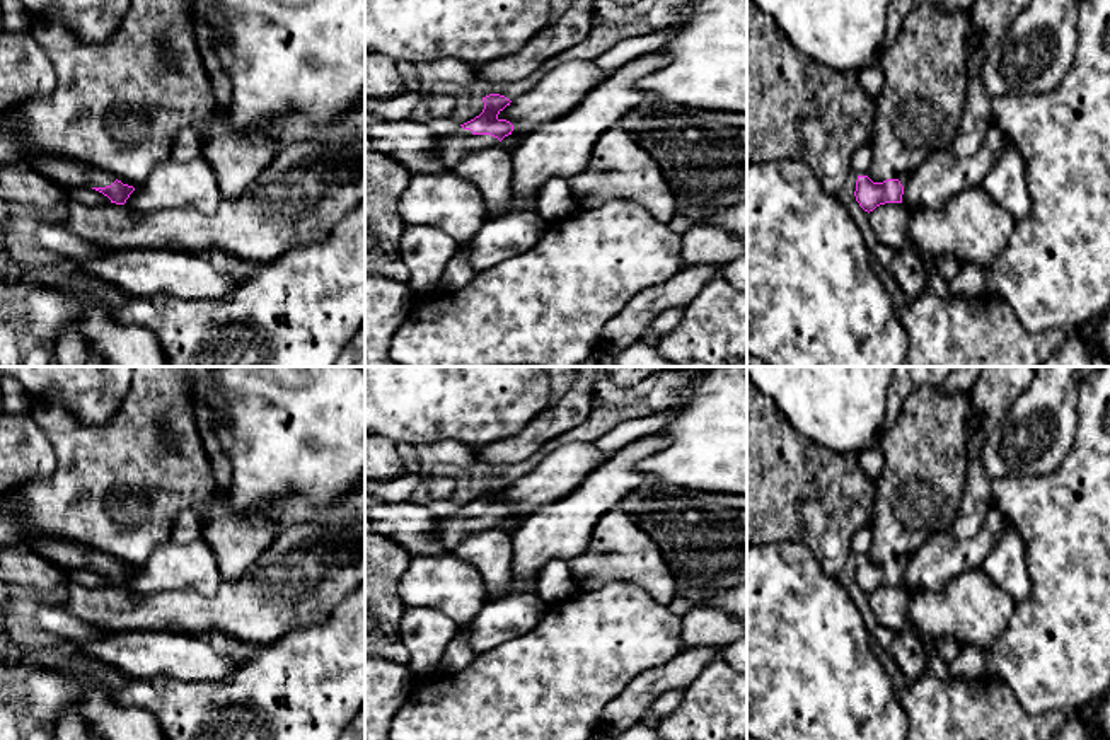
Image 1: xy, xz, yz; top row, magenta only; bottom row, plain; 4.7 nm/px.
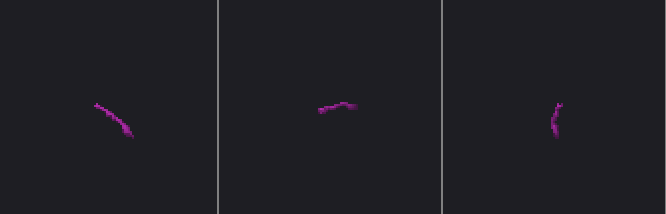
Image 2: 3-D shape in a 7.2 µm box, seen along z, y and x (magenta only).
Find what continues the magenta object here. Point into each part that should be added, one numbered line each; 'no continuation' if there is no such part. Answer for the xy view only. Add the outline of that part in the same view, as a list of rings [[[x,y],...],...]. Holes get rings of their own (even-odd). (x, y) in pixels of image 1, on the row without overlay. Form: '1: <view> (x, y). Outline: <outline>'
1: xy (70, 556). Outline: [[[46,535],[31,539],[24,547],[49,559],[68,575],[85,569],[106,569],[116,563],[107,552],[87,547],[80,542],[49,539]]]

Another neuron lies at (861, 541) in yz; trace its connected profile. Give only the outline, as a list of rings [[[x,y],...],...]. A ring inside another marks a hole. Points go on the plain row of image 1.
[[[863,527],[856,530],[851,539],[851,552],[858,558],[866,558],[868,551],[871,549],[871,529]]]

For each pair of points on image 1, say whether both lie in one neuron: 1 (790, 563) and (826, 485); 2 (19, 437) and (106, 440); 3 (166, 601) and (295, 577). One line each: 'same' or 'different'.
1: different
2: different
3: same

